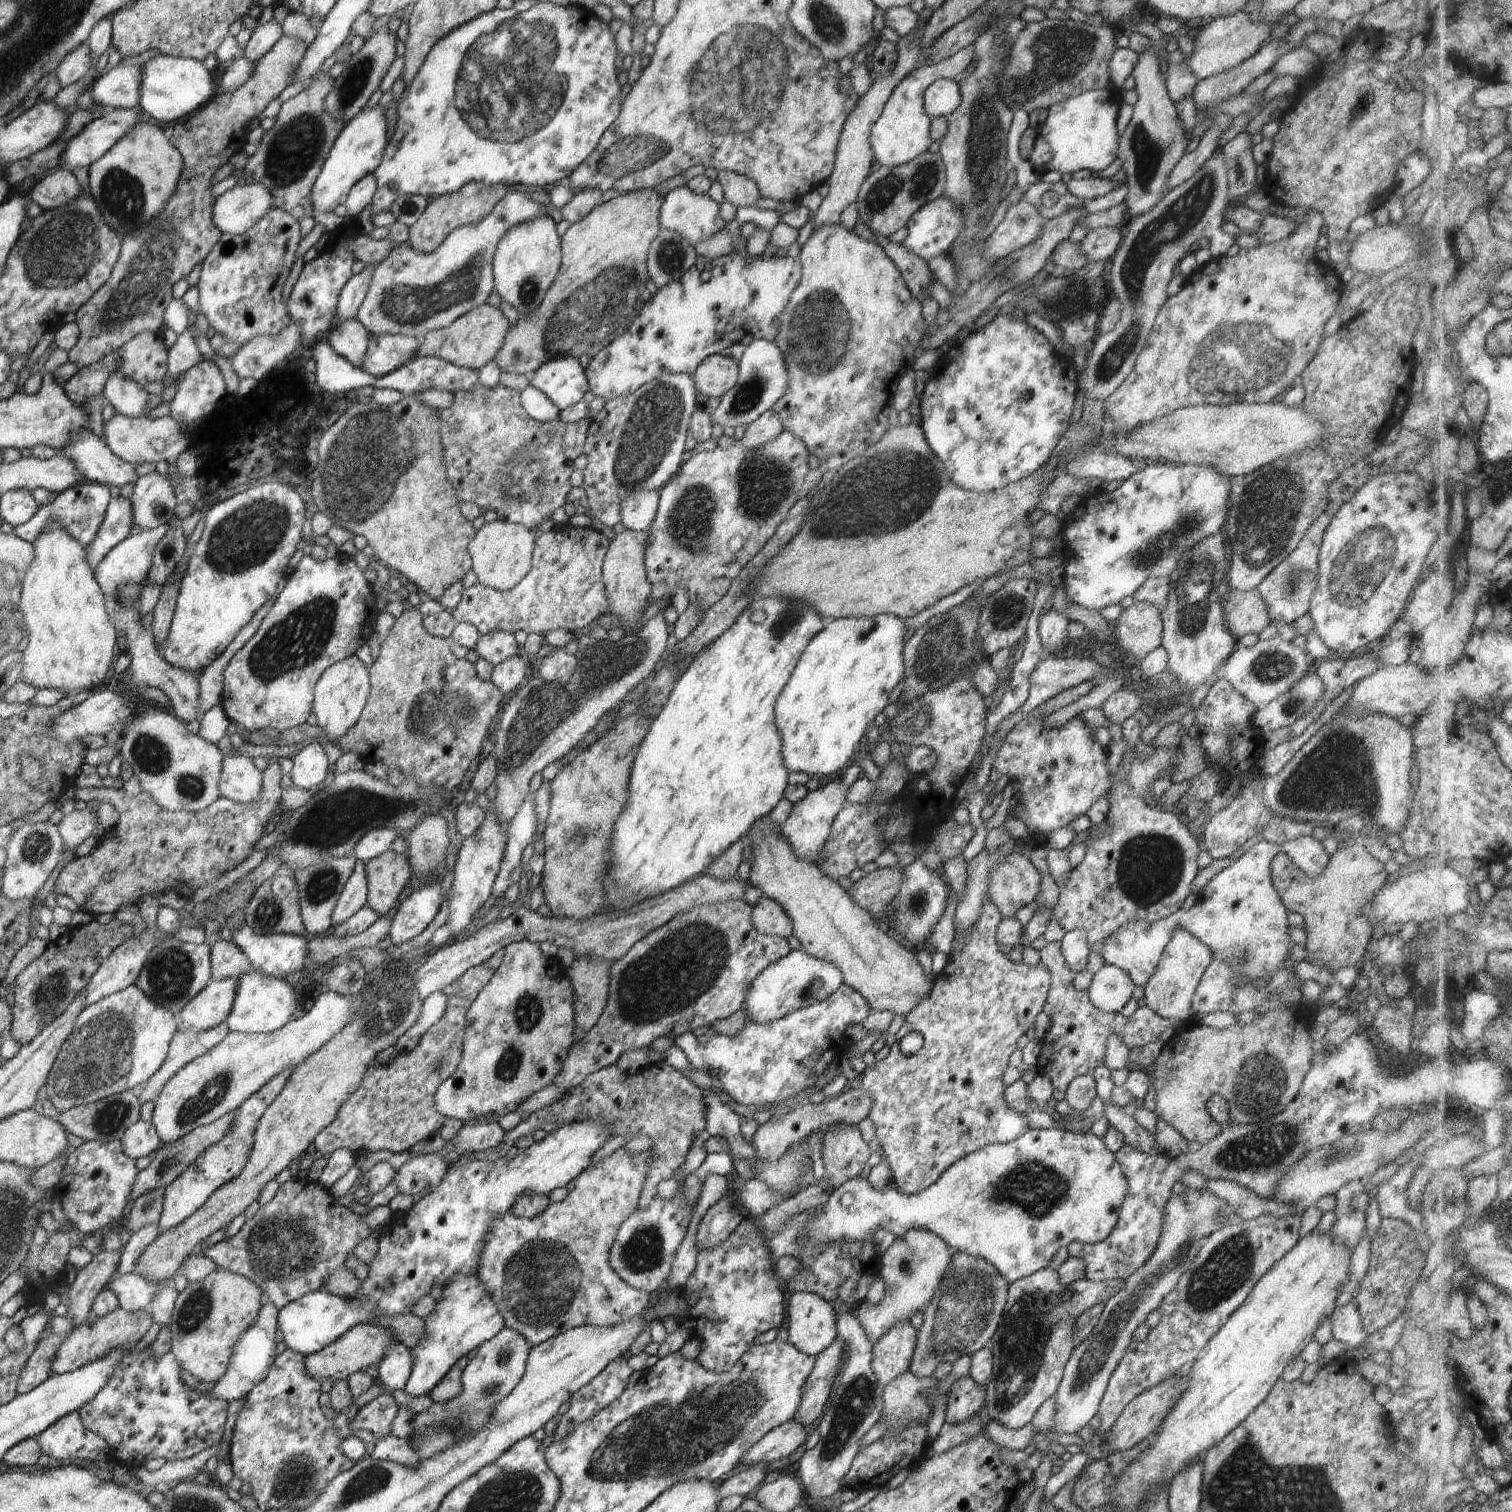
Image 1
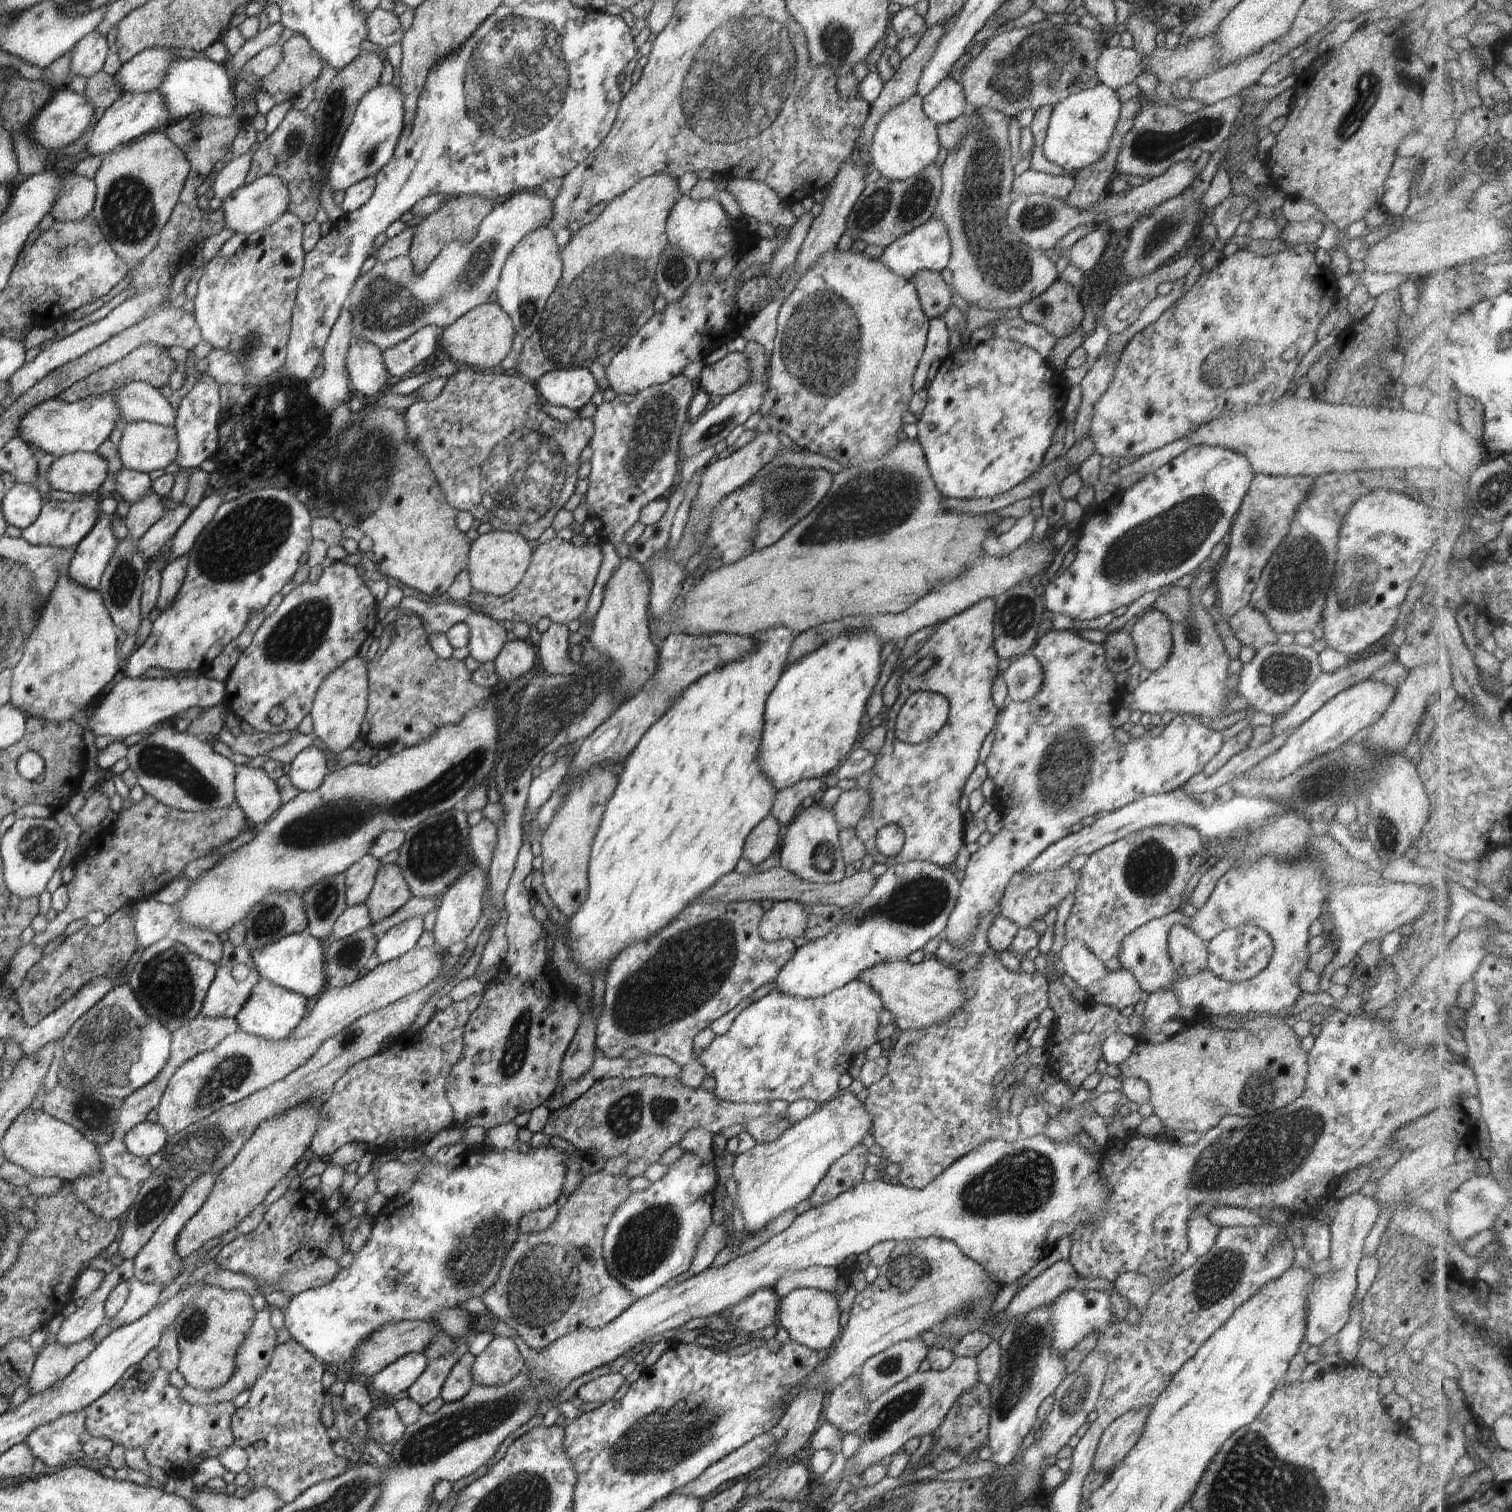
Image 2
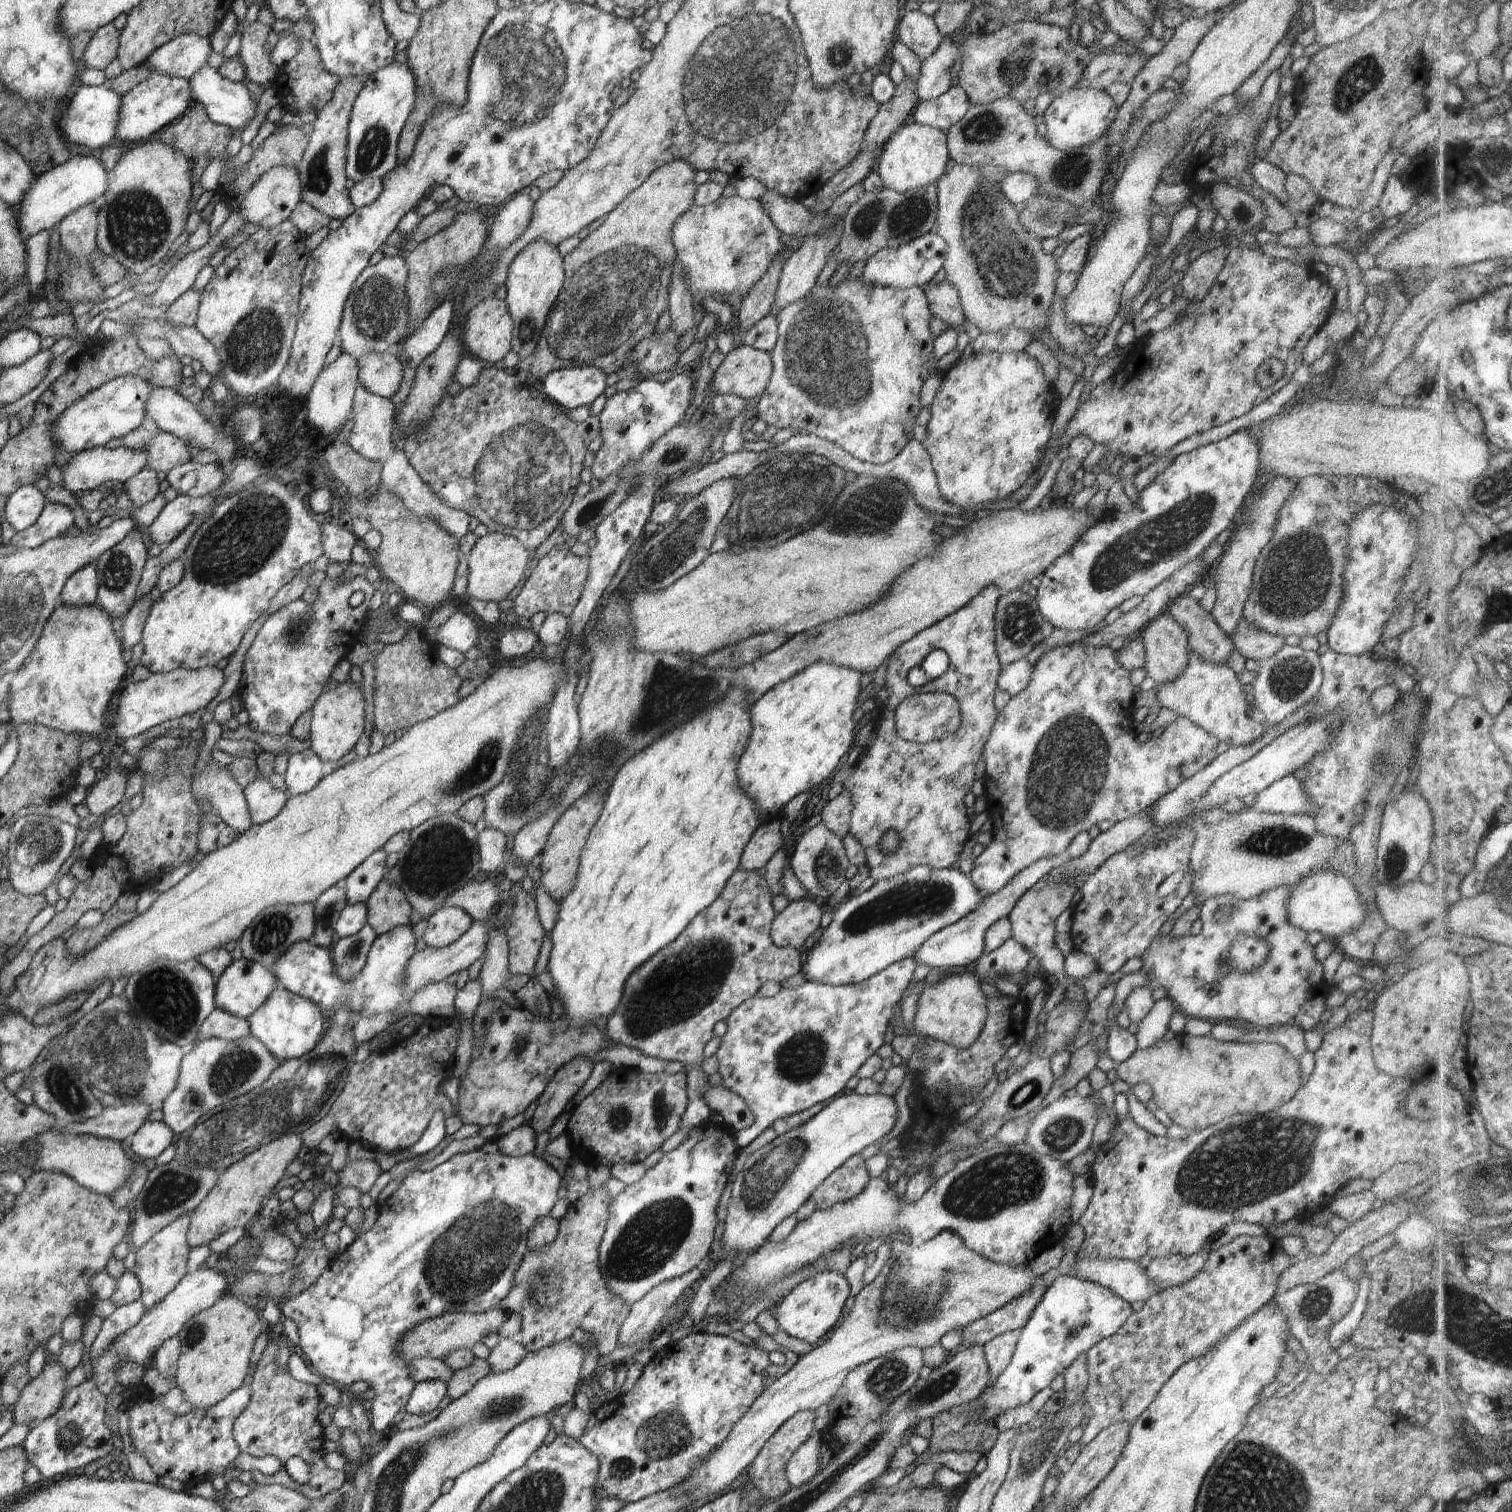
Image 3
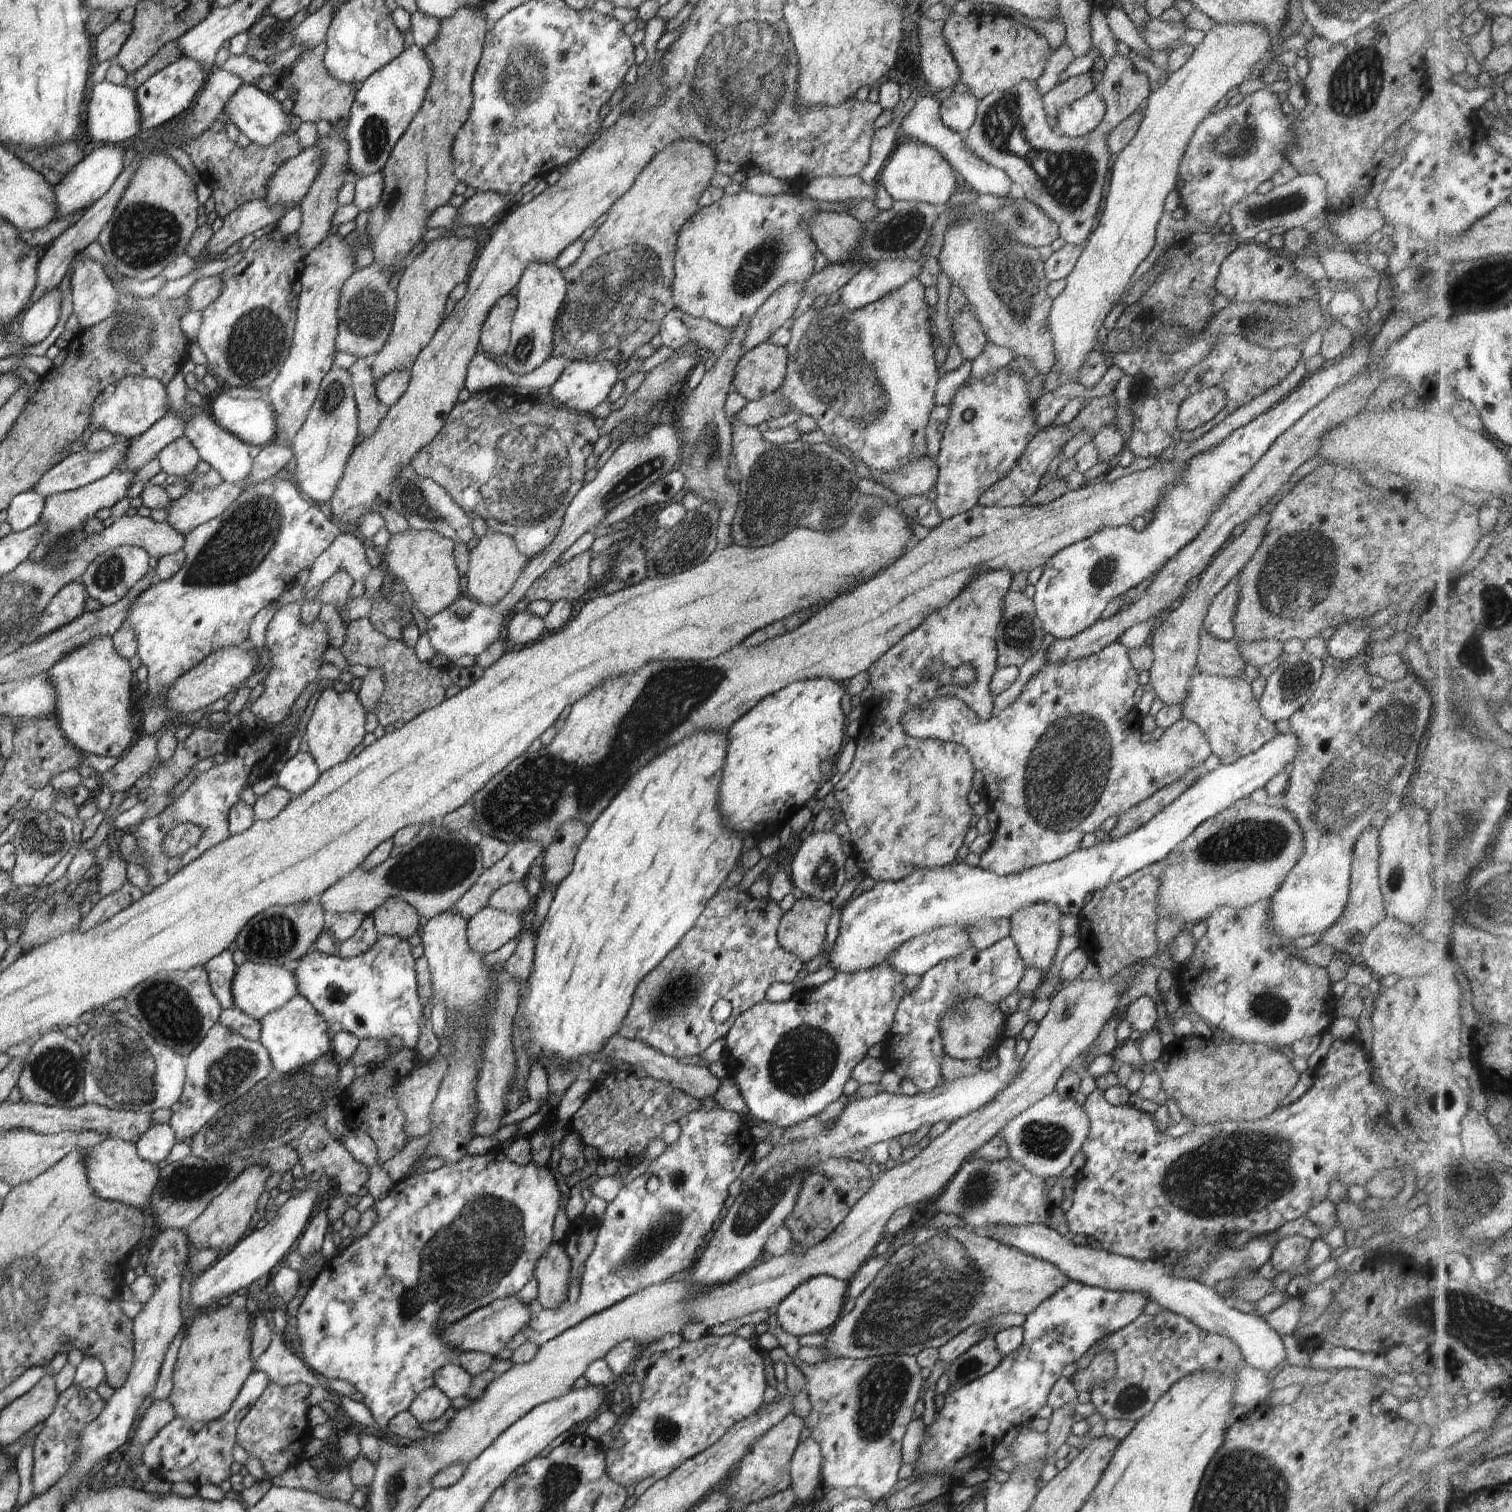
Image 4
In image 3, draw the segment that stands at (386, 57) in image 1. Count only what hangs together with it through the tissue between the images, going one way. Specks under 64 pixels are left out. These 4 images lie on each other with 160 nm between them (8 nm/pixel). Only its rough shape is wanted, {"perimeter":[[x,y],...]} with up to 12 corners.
{"perimeter":[[369,75],[339,78],[297,166],[301,200],[355,211],[345,156],[354,101]]}

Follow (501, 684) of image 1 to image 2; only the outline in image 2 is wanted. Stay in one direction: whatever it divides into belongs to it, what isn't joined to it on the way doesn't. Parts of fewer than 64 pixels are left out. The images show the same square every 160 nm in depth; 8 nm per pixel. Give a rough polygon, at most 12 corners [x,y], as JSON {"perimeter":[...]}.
{"perimeter":[[506,641],[495,660],[501,685],[530,672],[536,647]]}

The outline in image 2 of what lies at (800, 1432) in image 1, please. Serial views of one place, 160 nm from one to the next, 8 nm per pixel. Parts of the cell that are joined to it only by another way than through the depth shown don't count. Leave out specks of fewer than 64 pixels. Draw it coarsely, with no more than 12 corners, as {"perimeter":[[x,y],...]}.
{"perimeter":[[761,1434],[672,1493],[699,1499],[761,1467],[776,1451]]}

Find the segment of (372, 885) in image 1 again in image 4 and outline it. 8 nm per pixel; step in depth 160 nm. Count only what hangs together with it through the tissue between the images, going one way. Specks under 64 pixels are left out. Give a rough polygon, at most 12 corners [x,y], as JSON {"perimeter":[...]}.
{"perimeter":[[398,897],[370,916],[378,936],[403,939],[420,933],[423,921]]}

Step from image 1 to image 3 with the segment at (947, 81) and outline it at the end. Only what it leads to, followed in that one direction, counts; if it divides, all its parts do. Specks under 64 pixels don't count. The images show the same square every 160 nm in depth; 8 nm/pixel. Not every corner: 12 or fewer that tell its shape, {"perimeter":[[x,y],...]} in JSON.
{"perimeter":[[964,89],[918,101],[910,120],[947,131],[971,105]]}

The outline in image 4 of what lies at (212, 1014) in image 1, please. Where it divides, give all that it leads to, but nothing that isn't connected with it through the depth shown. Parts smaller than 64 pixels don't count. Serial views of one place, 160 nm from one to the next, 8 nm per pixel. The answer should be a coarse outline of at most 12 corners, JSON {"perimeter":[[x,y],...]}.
{"perimeter":[[245,961],[233,1006],[261,1020],[297,994],[293,965]]}

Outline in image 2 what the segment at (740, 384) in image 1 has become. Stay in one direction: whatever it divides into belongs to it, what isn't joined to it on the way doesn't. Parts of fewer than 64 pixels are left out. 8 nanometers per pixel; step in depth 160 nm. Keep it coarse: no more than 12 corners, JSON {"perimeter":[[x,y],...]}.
{"perimeter":[[748,341],[749,379],[687,425],[683,460],[724,440],[760,410],[769,384],[764,347]]}

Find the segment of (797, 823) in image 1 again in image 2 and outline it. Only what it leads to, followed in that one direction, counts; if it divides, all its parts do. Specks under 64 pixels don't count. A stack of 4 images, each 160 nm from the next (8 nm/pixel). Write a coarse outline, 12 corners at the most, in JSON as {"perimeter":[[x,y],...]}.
{"perimeter":[[822,799],[780,839],[778,866],[807,883],[845,876],[839,824]]}

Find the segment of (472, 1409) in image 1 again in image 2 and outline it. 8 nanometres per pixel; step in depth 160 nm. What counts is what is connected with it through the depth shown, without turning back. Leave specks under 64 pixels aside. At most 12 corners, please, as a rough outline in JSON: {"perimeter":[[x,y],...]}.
{"perimeter":[[495,1335],[478,1355],[473,1382],[508,1384],[525,1368],[513,1338]]}

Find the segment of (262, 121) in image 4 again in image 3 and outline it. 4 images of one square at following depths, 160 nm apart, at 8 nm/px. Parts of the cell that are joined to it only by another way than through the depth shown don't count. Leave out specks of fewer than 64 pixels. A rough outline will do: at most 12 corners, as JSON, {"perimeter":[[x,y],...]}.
{"perimeter":[[206,64],[188,80],[191,100],[232,132],[246,126],[257,104],[246,82]]}

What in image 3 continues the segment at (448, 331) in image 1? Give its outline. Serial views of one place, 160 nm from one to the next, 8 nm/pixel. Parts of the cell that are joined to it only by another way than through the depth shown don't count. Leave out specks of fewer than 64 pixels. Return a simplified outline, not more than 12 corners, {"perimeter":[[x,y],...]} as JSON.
{"perimeter":[[482,299],[463,322],[467,354],[496,364],[511,350],[504,299]]}

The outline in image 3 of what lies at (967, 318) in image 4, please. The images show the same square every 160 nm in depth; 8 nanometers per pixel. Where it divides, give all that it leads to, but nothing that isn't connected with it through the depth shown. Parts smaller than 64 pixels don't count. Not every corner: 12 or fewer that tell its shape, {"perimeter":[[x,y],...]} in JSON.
{"perimeter":[[926,283],[931,314],[960,331],[966,318],[956,287]]}

